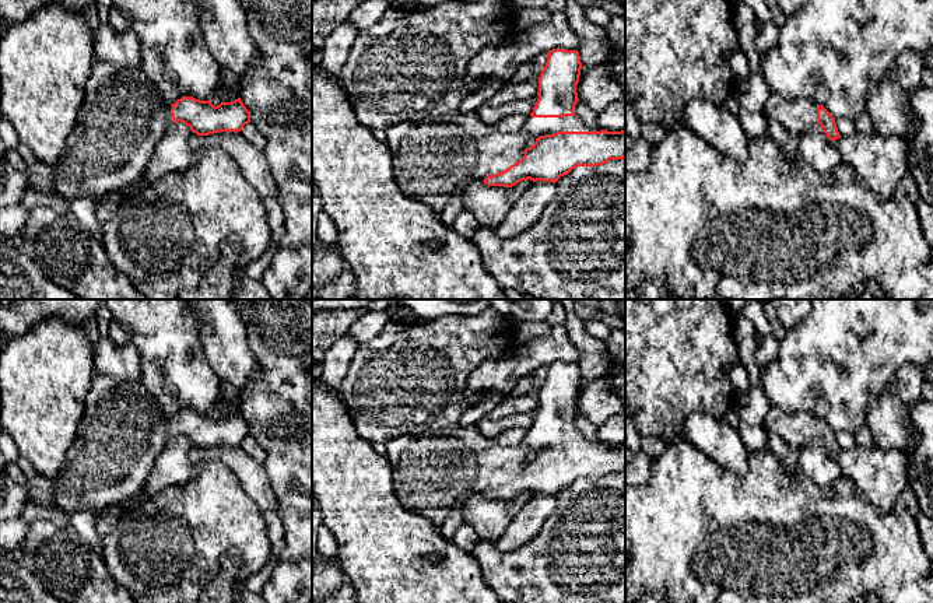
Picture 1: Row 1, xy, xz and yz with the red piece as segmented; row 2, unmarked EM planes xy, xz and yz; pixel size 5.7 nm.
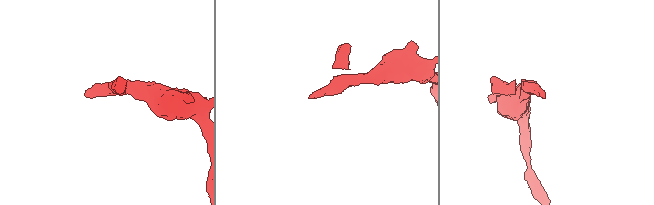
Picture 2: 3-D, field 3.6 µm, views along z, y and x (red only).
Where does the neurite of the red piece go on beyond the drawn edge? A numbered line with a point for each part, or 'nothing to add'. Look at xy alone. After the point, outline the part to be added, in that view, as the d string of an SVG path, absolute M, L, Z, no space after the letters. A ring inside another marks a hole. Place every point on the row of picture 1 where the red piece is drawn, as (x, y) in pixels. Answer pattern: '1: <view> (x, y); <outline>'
1: xy (122, 119); M97 62L85 84L84 102L62 158L55 164L32 164L25 172L0 154L0 208L21 204L28 189L66 200L97 199L141 180L157 144L173 123L172 105L162 102L157 87L137 69L119 69Z

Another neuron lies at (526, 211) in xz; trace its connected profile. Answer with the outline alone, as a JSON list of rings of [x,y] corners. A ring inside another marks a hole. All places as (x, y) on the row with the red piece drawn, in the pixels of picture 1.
[[[543,180],[533,182],[519,200],[511,206],[506,217],[495,229],[495,234],[505,239],[516,238],[522,232],[534,227],[555,193],[555,183]]]

